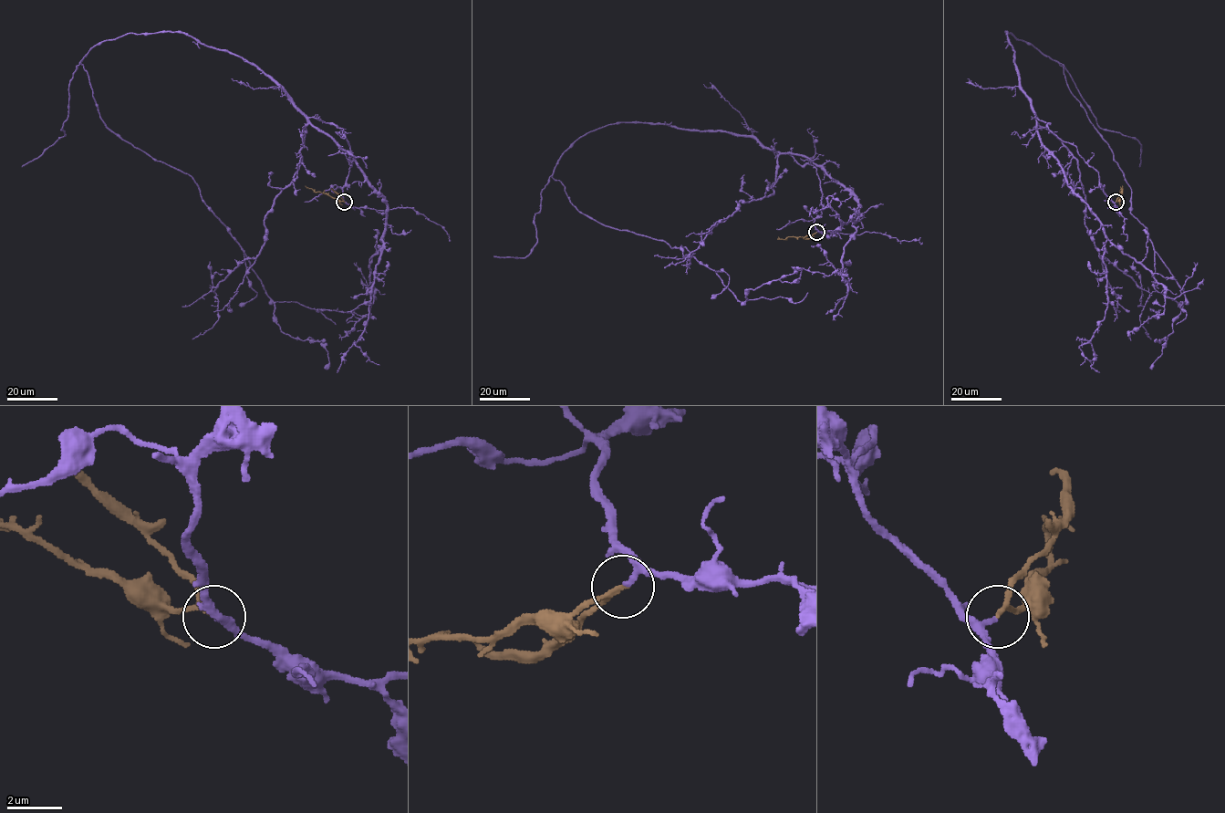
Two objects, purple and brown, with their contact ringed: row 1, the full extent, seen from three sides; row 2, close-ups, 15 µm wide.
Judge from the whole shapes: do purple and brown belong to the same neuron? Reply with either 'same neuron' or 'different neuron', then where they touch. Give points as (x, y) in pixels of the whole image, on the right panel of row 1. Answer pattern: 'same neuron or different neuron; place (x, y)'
same neuron; place (1115, 202)

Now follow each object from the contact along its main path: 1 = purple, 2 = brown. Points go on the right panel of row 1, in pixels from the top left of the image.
1: (1115, 203), (1077, 148), (1037, 117), (1006, 32), (1064, 65), (1123, 172), (1131, 213), (1183, 291), (1151, 370)
2: (1115, 202), (1120, 197), (1122, 186)

